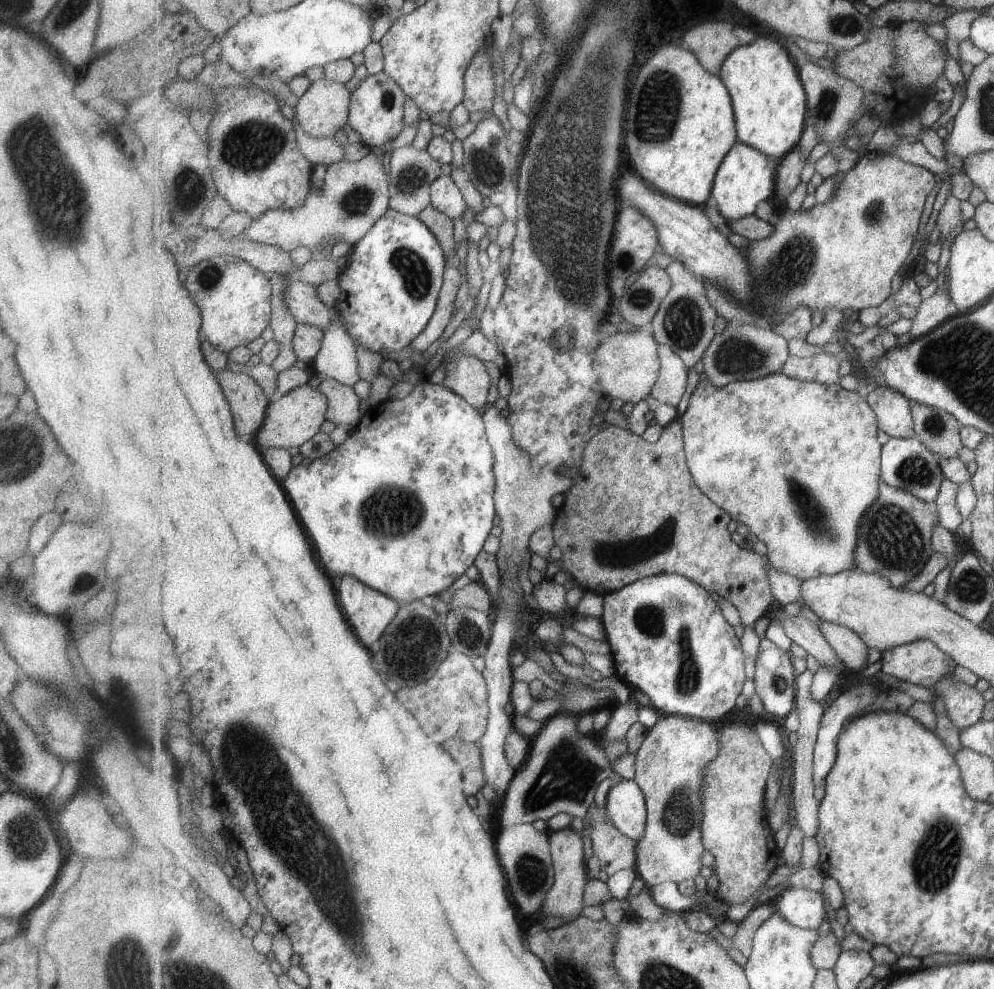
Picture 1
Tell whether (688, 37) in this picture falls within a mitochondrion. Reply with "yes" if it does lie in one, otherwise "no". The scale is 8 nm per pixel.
no

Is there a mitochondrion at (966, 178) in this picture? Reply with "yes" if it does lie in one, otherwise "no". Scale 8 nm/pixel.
no

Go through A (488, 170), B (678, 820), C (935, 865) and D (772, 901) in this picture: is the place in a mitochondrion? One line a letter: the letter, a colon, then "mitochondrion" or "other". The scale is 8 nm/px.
A: mitochondrion
B: mitochondrion
C: mitochondrion
D: other

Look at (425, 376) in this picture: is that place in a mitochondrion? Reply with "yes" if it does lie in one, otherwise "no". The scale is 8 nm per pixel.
no

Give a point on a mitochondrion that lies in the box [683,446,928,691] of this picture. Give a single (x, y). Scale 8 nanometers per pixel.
(809, 510)

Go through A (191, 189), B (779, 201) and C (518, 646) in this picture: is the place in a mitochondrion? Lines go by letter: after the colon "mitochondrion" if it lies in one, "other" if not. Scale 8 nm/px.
A: mitochondrion
B: other
C: other

